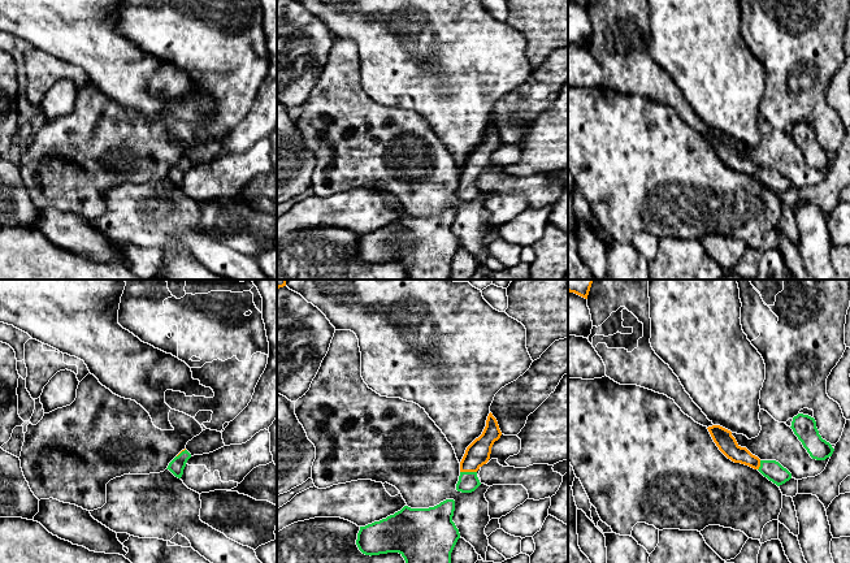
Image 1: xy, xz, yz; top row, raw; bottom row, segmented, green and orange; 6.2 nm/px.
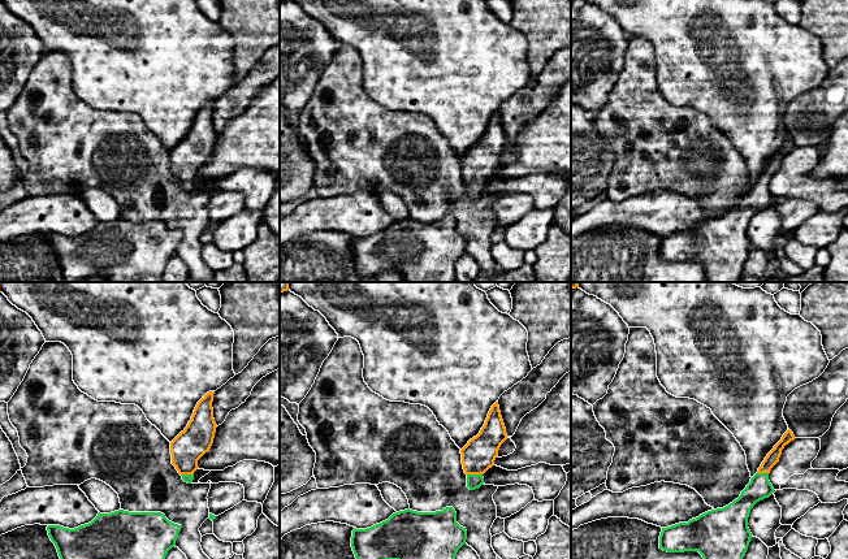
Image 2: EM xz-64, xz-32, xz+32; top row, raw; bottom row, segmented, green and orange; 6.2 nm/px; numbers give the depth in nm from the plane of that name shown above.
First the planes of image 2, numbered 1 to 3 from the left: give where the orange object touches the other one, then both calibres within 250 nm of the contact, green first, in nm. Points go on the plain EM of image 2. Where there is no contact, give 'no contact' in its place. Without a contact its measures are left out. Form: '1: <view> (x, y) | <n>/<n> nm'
1: xz-64 (186, 183) | 50/200 nm
2: xz-32 (475, 183) | 100/200 nm
3: xz+32 (762, 182) | 140/80 nm

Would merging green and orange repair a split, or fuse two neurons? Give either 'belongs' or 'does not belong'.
belongs

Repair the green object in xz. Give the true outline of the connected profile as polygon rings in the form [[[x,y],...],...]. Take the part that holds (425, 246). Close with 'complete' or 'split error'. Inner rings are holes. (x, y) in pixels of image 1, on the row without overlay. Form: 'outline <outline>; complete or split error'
outline [[[446,208],[429,217],[411,217],[400,220],[380,230],[360,235],[356,254],[365,264],[399,261],[408,280],[450,280],[451,261],[460,247],[459,238],[452,230],[455,209]]]; complete

